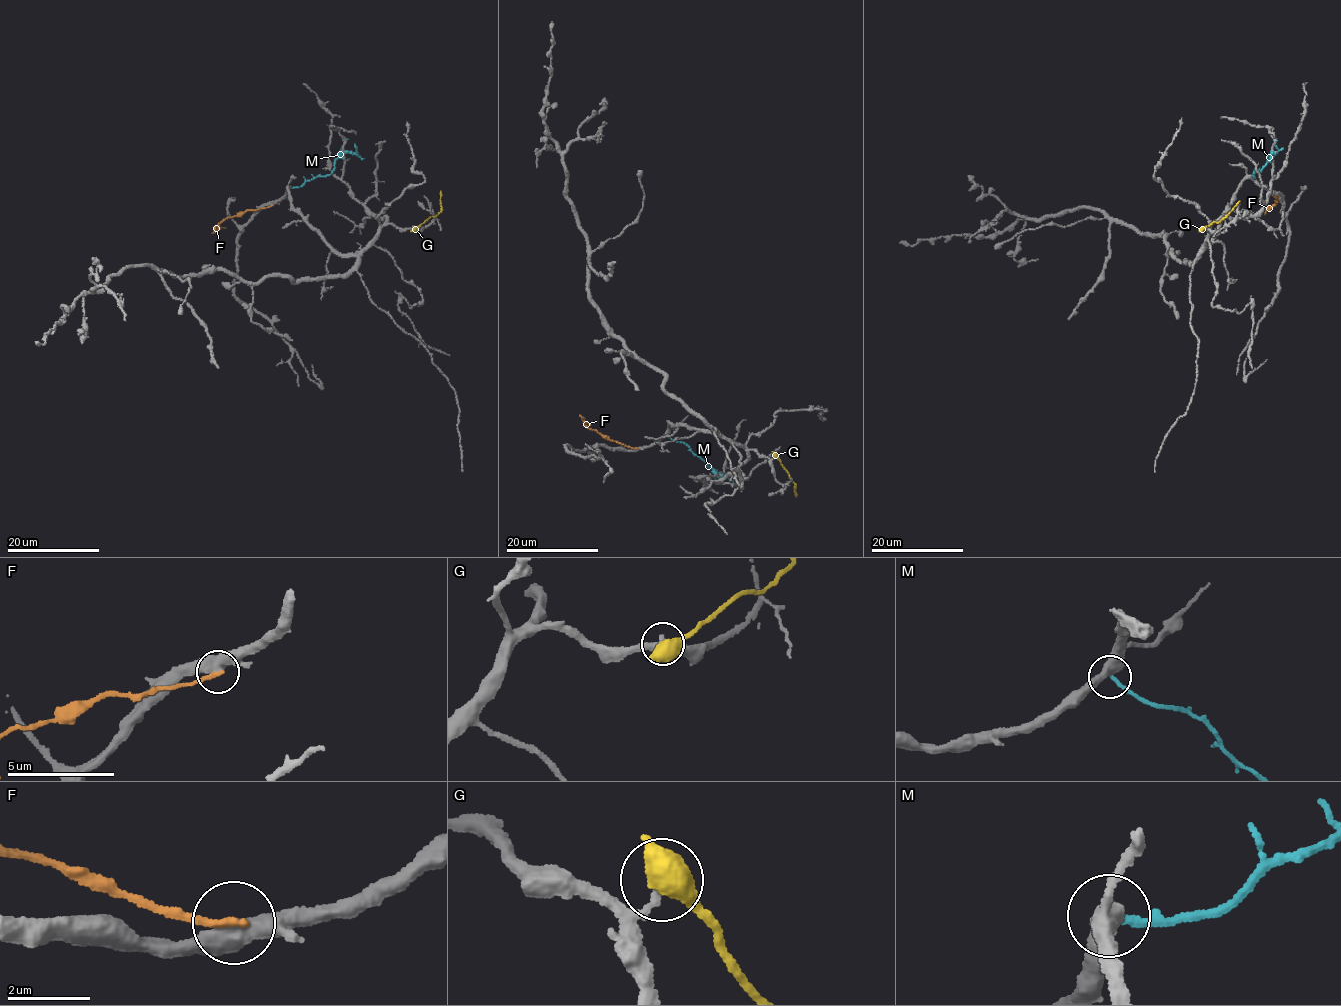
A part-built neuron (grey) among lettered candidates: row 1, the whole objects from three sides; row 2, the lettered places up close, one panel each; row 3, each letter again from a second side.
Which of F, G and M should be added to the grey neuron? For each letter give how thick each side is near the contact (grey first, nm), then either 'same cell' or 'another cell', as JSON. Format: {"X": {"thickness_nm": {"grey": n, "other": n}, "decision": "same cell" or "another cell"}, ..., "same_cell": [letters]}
{"F": {"thickness_nm": {"grey": 460, "other": 200}, "decision": "another cell"}, "G": {"thickness_nm": {"grey": 160, "other": 500}, "decision": "another cell"}, "M": {"thickness_nm": {"grey": 480, "other": 180}, "decision": "another cell"}, "same_cell": []}

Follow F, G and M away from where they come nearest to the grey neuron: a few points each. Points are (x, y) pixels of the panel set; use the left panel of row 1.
F: (272, 205), (245, 210), (225, 219), (216, 225), (217, 234)
G: (413, 227), (440, 212), (440, 190)
M: (288, 187), (300, 187), (317, 177), (326, 177), (333, 169), (336, 159), (345, 152), (355, 154), (354, 143)

